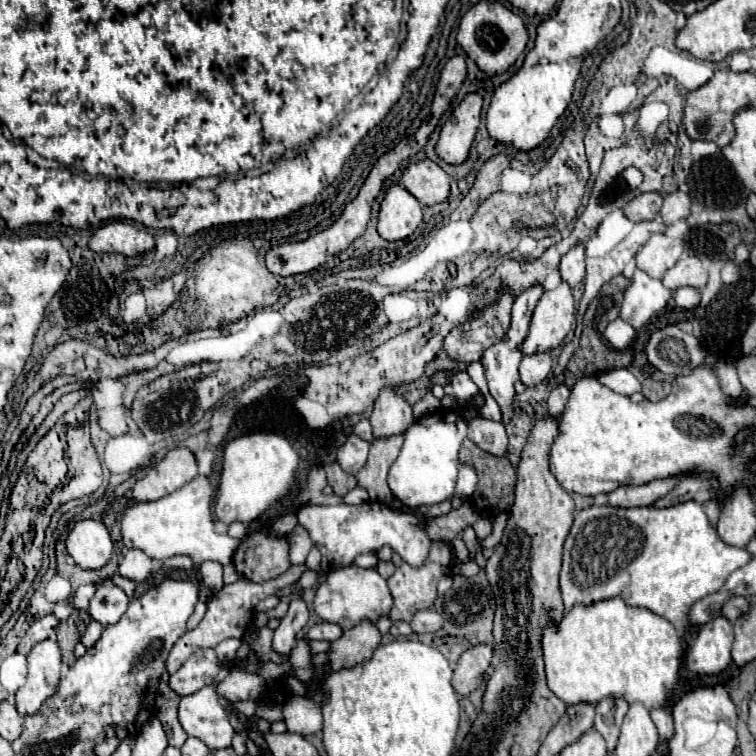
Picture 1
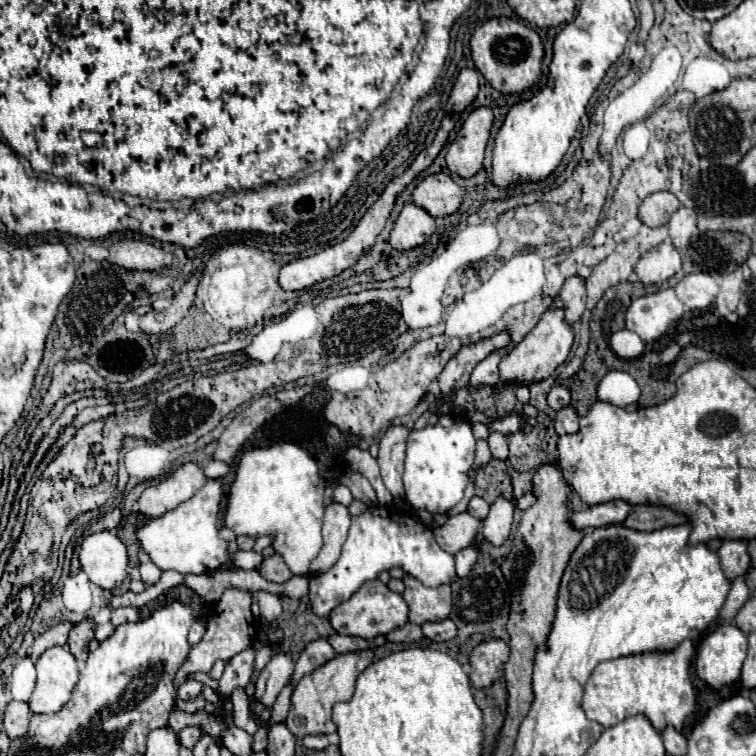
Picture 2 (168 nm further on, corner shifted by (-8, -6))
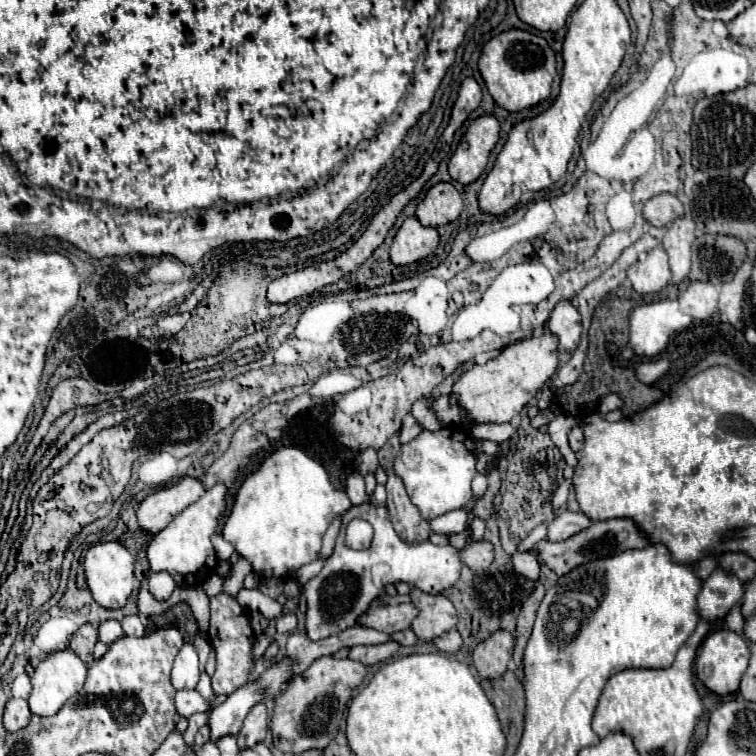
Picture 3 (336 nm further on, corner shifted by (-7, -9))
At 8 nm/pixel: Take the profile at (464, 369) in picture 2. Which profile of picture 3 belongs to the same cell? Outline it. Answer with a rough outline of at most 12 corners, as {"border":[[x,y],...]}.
{"border":[[425,398],[413,404],[411,414],[421,428],[439,430],[439,422]]}

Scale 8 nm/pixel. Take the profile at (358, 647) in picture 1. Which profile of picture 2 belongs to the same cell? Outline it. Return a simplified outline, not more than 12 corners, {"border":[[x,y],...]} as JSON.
{"border":[[374,649],[342,653],[292,693],[286,727],[334,733],[334,703],[352,699]]}

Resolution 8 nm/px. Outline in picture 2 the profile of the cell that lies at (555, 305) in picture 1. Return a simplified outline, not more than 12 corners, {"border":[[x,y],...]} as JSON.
{"border":[[564,307],[500,361],[500,377],[536,383],[560,367],[574,343]]}

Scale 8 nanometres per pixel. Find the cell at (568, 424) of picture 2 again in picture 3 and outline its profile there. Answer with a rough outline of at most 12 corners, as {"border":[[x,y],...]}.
{"border":[[575,426],[569,432],[573,452],[583,448],[583,430]]}

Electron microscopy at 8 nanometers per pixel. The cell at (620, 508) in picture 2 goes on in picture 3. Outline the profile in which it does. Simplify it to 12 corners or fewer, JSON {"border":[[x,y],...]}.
{"border":[[563,512],[547,526],[549,542],[563,542],[591,526],[581,512]]}

